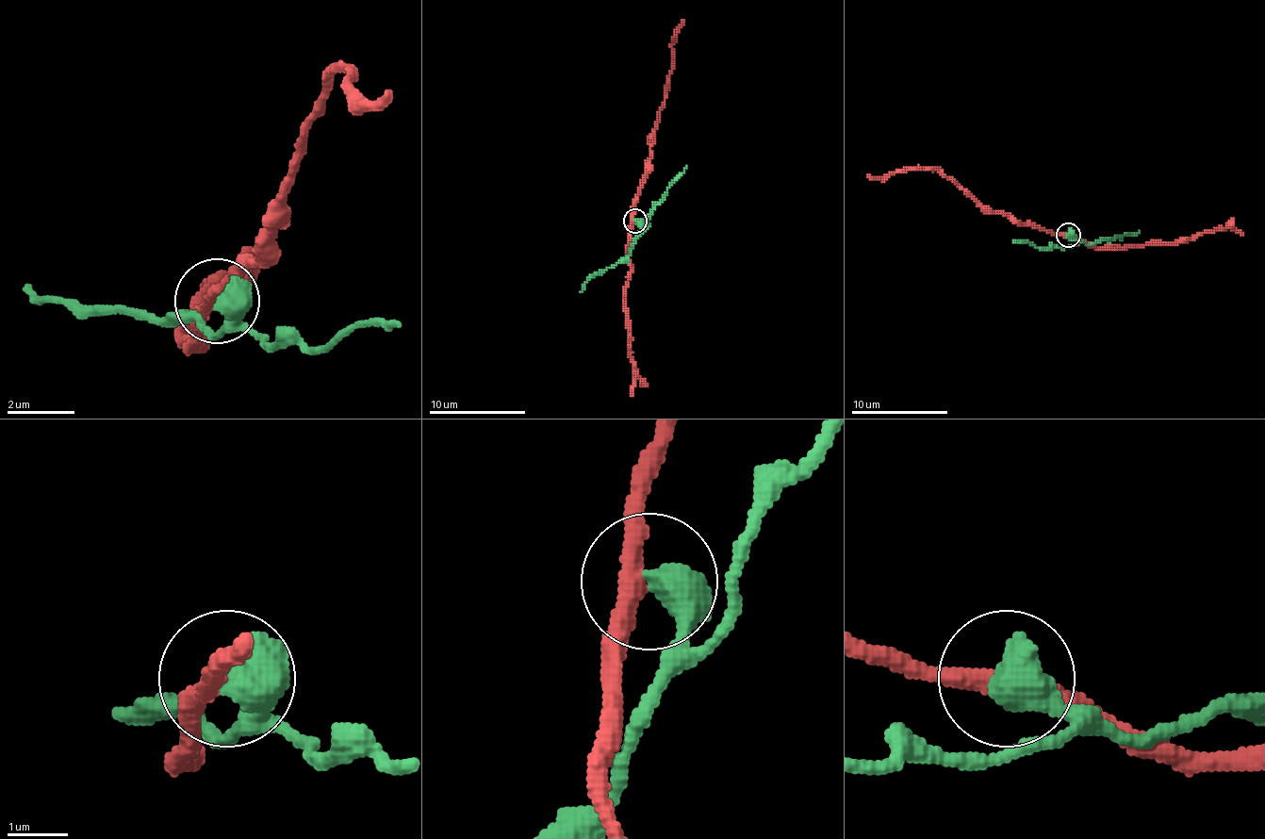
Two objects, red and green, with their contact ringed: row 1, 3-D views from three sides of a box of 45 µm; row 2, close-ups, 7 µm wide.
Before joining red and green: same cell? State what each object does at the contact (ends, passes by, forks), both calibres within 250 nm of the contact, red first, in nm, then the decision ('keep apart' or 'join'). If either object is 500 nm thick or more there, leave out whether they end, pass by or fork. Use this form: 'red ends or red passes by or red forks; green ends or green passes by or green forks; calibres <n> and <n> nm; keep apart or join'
calibres 320 and 600 nm; keep apart

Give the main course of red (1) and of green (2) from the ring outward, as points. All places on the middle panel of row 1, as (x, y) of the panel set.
1: (635, 222), (633, 199), (650, 158), (650, 139), (667, 88), (672, 41), (677, 27), (684, 20)
2: (635, 222), (640, 228), (635, 243), (614, 265), (594, 274), (580, 291)

